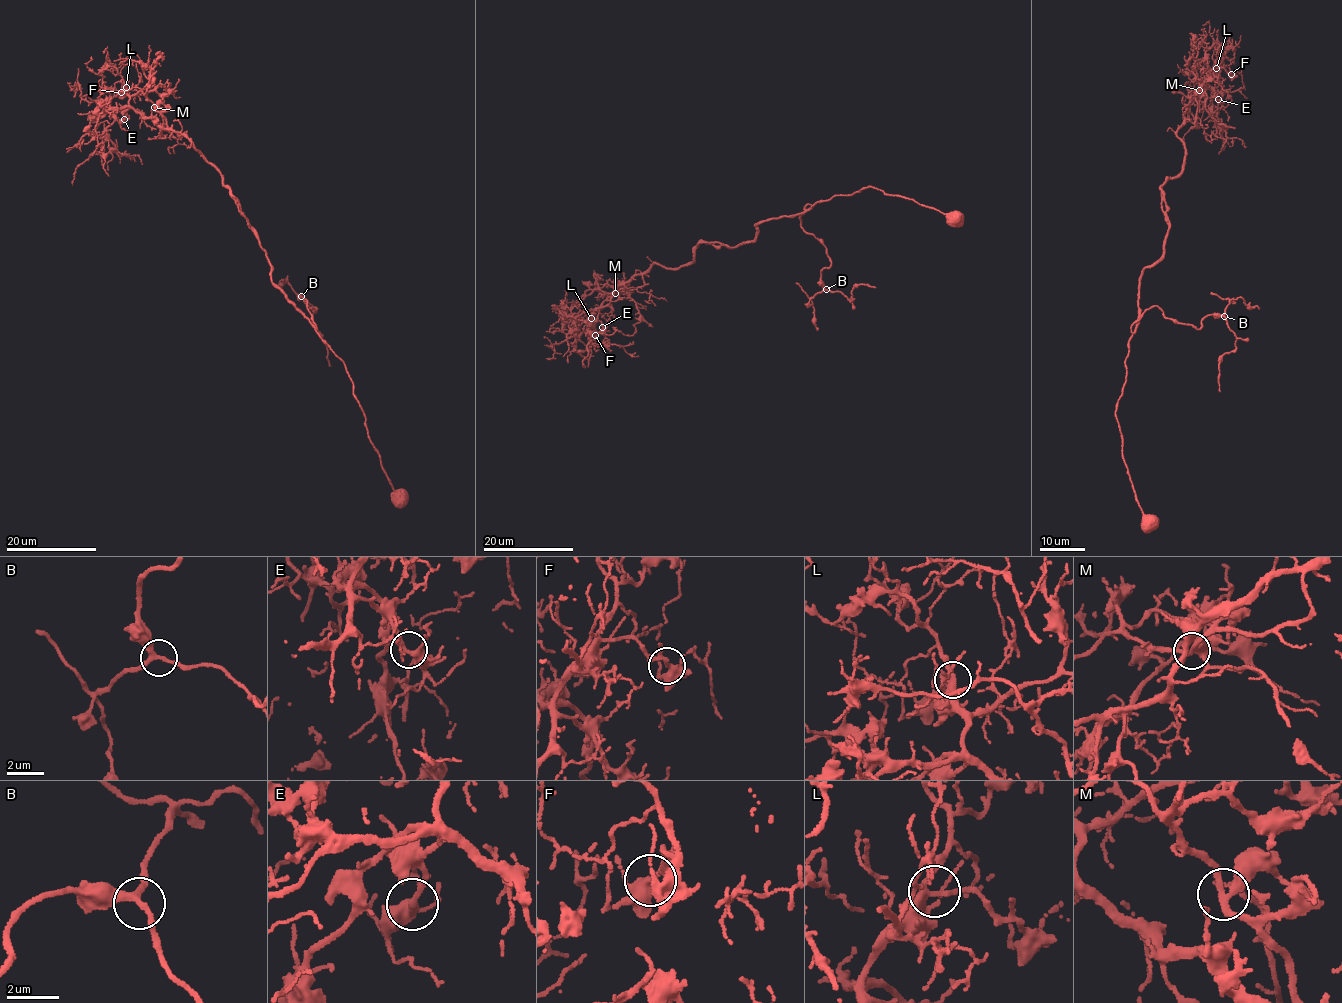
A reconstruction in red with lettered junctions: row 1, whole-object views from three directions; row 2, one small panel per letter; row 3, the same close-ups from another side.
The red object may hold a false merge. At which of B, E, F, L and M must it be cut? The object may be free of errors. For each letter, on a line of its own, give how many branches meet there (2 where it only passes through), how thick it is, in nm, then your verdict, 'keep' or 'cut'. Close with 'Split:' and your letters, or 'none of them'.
B: 3 | 240 nm | keep
E: 3 | 280 nm | keep
F: 3 | 280 nm | keep
L: 3 | 280 nm | keep
M: 3 | 260 nm | keep
Split: none of them

